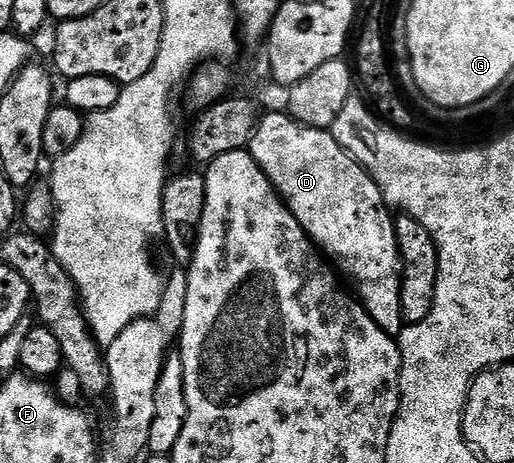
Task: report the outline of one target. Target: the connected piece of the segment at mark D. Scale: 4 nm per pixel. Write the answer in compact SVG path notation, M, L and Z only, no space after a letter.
M285 110L269 112L266 116L264 113L258 119L247 151L253 155L255 162L259 162L263 174L267 174L271 186L288 206L289 213L297 219L299 226L303 226L310 240L326 257L334 256L342 260L340 275L357 287L356 299L365 307L375 326L389 336L400 337L406 322L401 309L401 255L393 229L395 220L381 196L379 186L369 177L364 166L358 164L347 149L339 146L332 131L303 126Z

